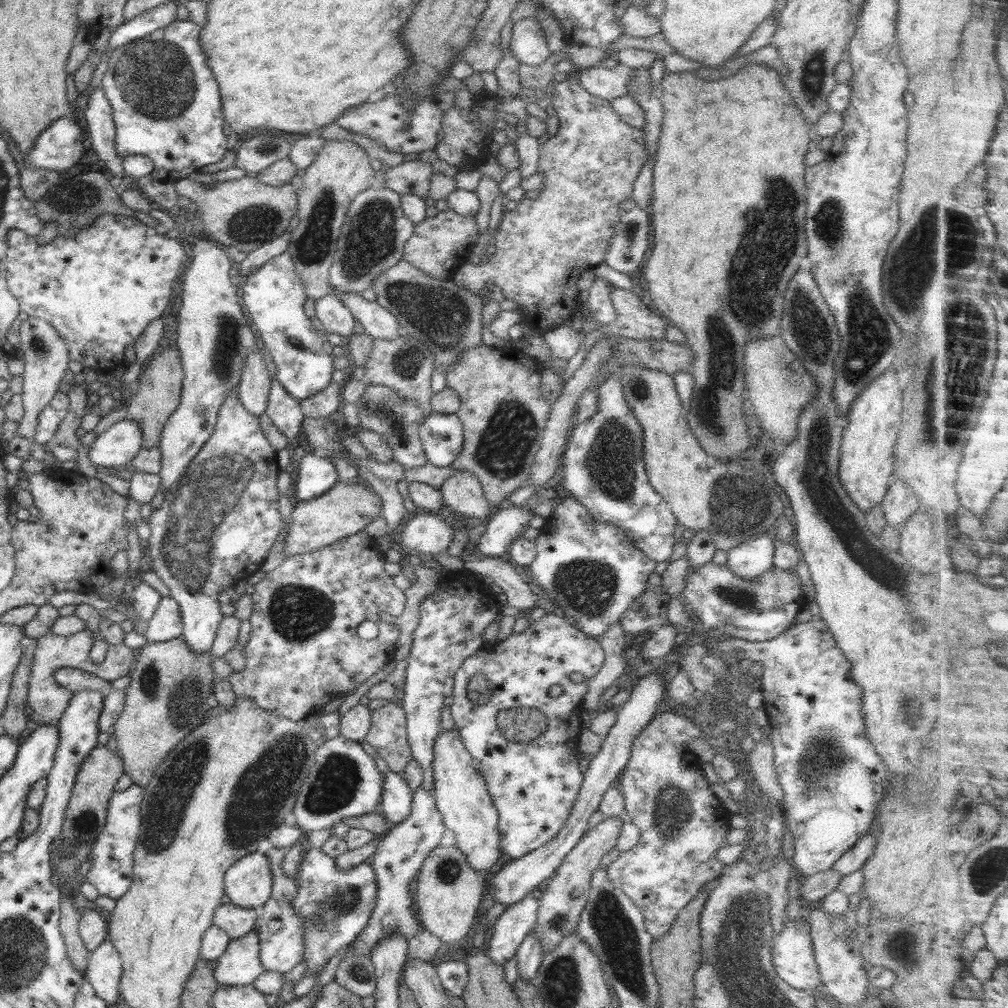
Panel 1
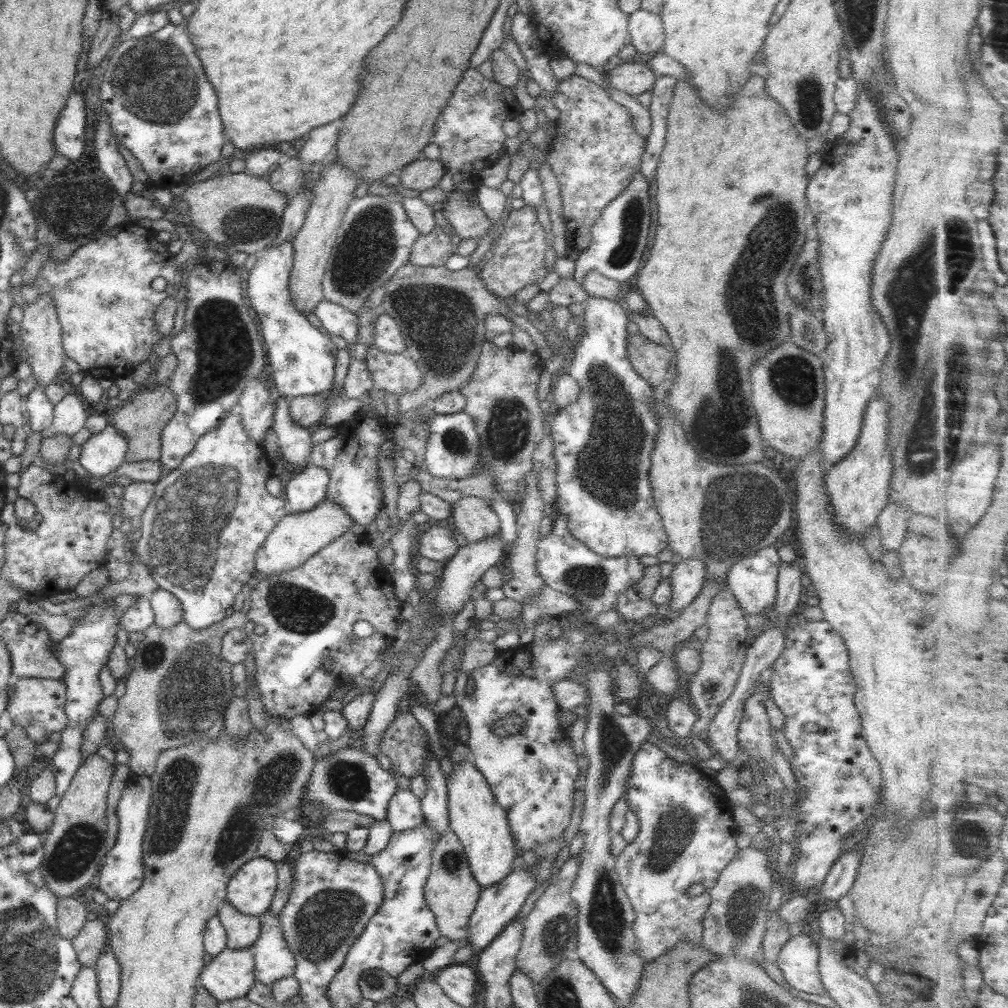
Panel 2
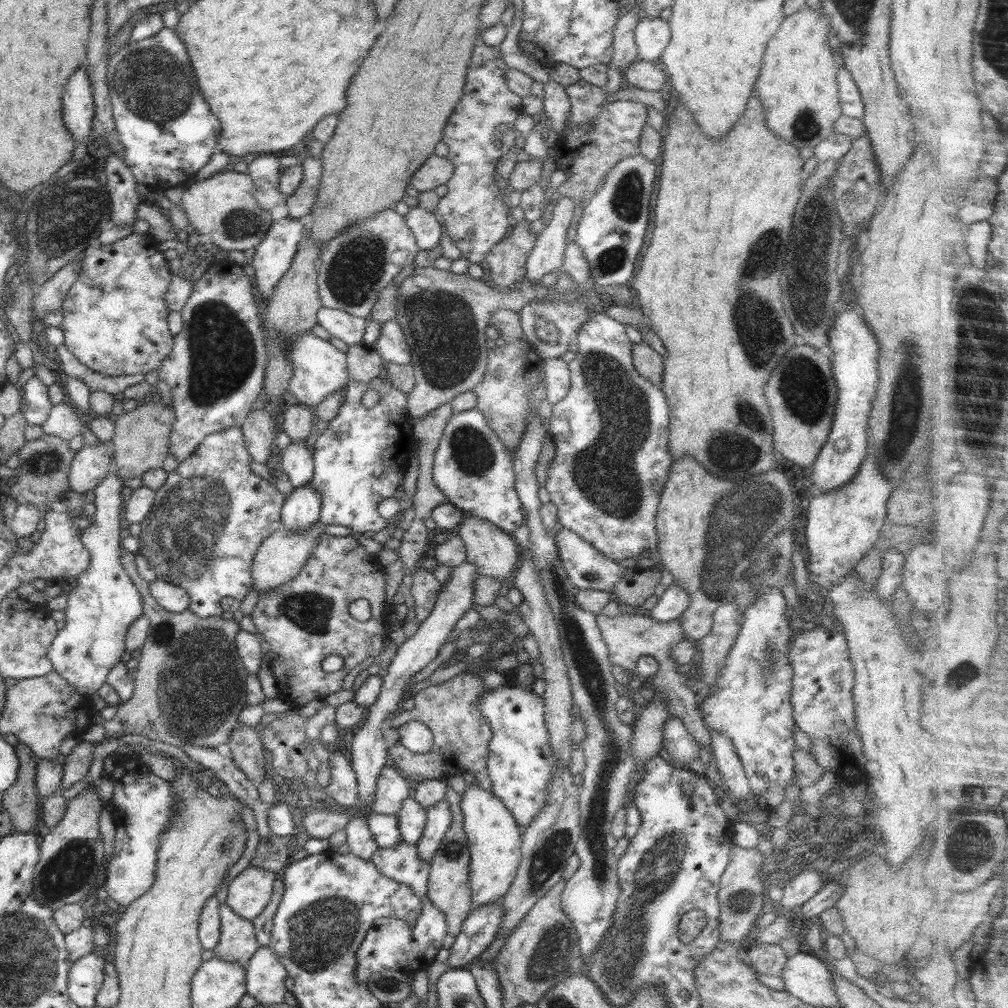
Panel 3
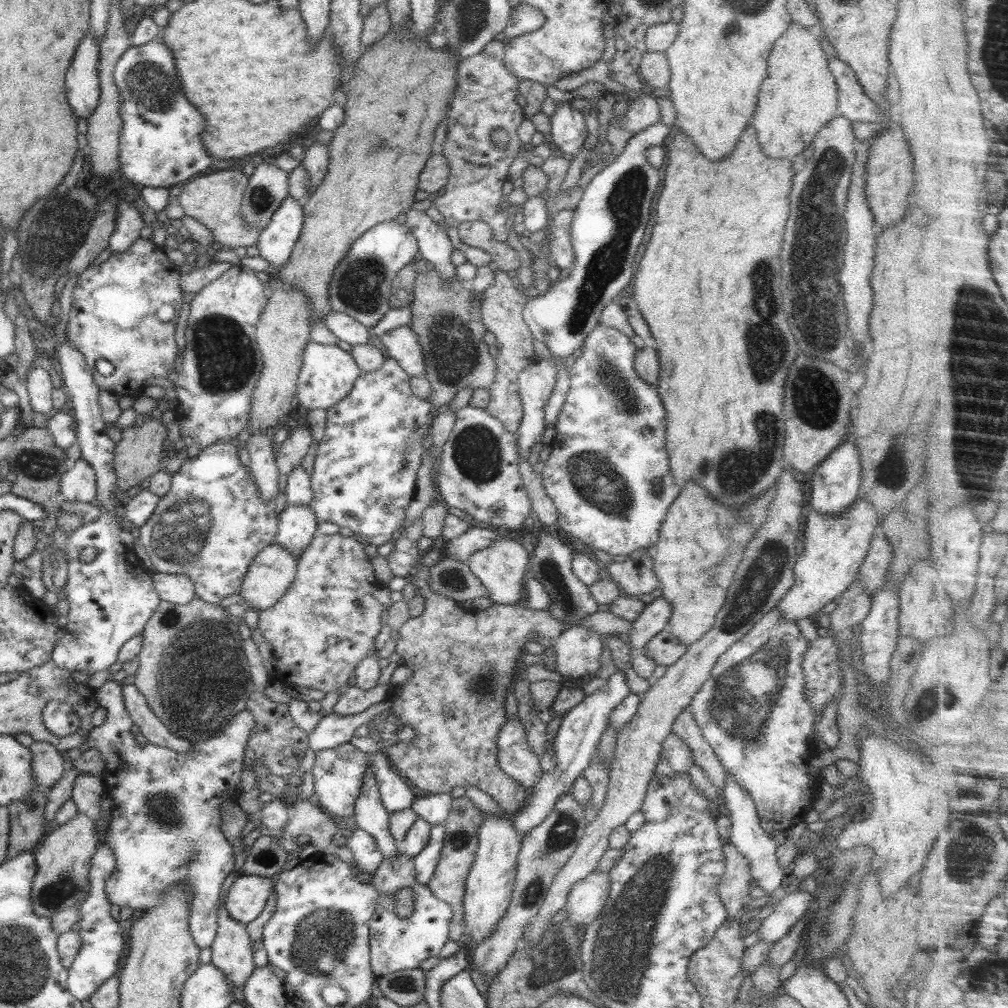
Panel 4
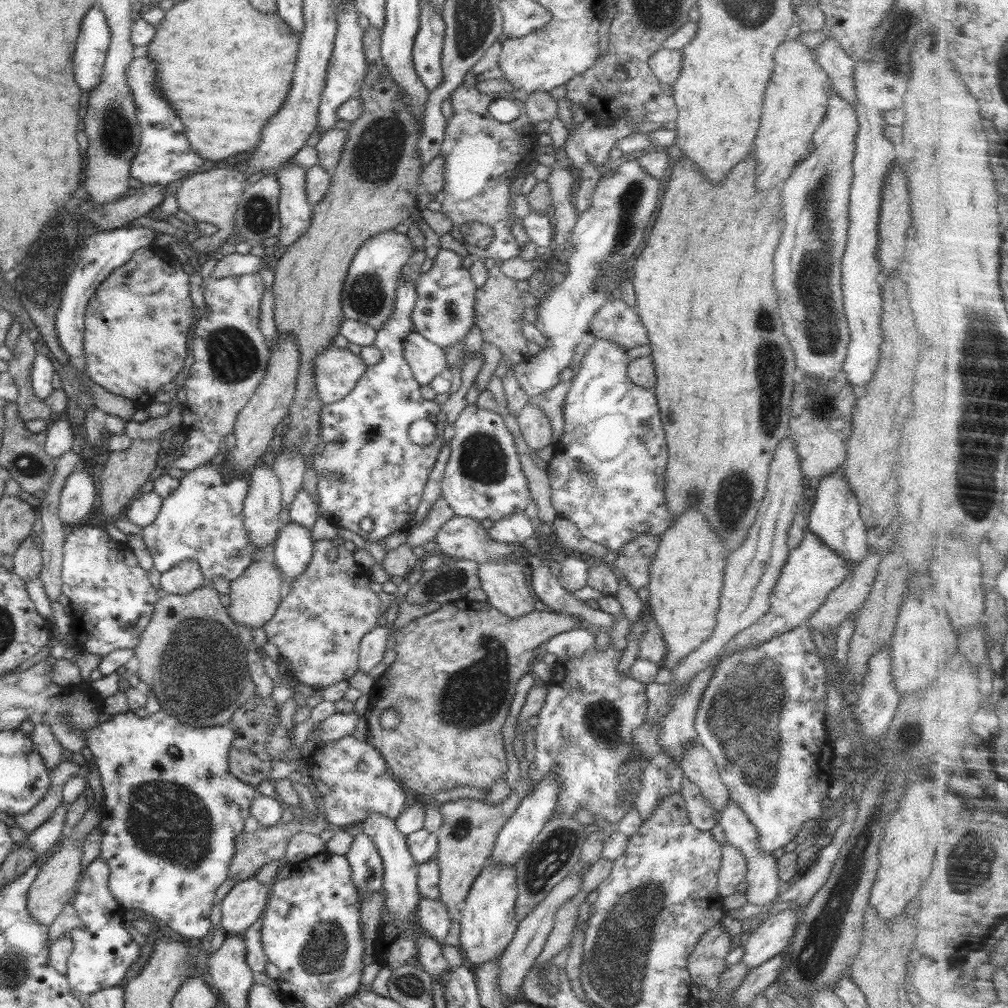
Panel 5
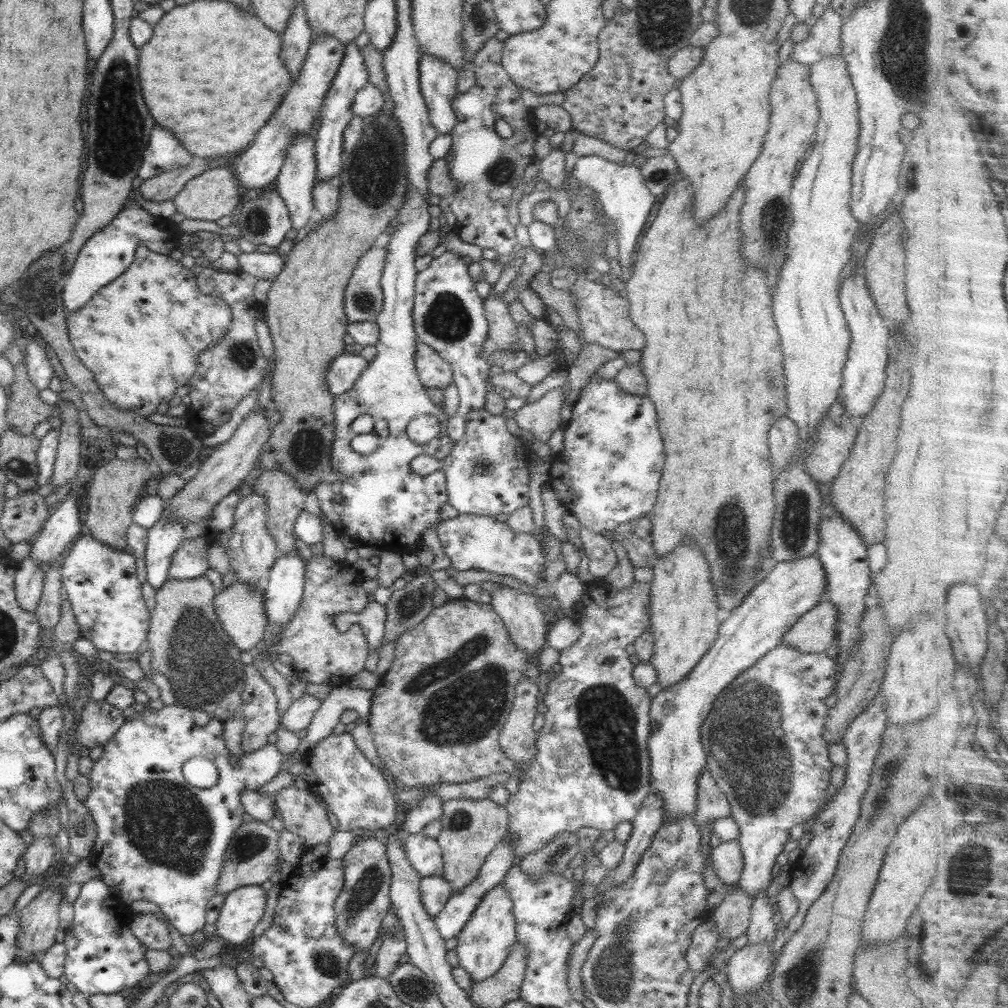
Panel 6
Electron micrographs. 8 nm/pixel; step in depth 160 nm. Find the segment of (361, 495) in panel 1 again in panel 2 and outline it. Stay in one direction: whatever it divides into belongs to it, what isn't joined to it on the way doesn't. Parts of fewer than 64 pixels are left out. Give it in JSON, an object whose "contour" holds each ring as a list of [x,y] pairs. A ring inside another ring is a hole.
{"contour":[[[324,500],[314,510],[286,514],[266,537],[255,556],[255,568],[265,577],[300,568],[313,554],[328,546],[341,534],[350,531],[354,522],[334,500]]]}

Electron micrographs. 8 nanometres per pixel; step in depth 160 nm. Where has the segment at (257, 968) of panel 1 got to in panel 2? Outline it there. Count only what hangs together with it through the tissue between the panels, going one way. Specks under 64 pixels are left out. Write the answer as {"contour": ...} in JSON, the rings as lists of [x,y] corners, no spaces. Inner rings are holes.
{"contour":[[[226,948],[200,972],[200,986],[214,998],[214,1002],[228,1002],[245,997],[254,980],[254,960],[249,949]]]}

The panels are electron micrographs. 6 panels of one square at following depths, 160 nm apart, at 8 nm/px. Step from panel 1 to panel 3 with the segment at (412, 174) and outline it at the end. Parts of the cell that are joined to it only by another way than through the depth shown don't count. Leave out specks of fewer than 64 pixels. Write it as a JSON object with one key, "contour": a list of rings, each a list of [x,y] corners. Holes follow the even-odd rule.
{"contour":[[[432,154],[411,176],[409,186],[418,191],[434,191],[434,188],[446,184],[454,176],[453,170],[449,159]]]}

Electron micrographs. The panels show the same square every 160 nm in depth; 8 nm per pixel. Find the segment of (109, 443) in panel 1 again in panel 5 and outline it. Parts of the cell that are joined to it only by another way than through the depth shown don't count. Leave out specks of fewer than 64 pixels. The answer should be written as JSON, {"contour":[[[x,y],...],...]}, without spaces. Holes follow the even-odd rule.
{"contour":[[[82,466],[66,478],[58,508],[58,518],[66,526],[66,530],[84,522],[86,516],[92,513],[97,488],[90,474]]]}

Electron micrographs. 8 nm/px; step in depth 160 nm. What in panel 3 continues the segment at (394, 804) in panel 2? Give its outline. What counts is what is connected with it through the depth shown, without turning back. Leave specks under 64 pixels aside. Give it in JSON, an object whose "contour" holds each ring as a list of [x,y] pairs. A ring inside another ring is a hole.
{"contour":[[[408,797],[402,803],[397,819],[402,842],[417,846],[426,826],[425,808],[415,798]]]}

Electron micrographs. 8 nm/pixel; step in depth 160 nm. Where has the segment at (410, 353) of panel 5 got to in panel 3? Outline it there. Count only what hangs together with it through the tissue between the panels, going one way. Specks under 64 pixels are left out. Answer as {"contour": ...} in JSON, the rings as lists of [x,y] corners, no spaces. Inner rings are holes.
{"contour":[[[395,319],[381,324],[380,335],[373,347],[384,360],[394,364],[407,365],[411,361],[410,349],[403,328]]]}

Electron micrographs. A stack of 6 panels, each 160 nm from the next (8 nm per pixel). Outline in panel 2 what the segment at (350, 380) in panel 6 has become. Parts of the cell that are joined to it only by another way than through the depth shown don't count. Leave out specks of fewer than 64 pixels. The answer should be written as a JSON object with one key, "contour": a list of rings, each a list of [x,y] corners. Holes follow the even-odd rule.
{"contour":[[[293,241],[269,246],[258,253],[255,267],[248,276],[246,294],[259,325],[265,354],[270,361],[270,380],[287,398],[327,394],[335,377],[335,354],[338,348],[321,328],[314,327],[291,299],[289,280],[293,269]]]}

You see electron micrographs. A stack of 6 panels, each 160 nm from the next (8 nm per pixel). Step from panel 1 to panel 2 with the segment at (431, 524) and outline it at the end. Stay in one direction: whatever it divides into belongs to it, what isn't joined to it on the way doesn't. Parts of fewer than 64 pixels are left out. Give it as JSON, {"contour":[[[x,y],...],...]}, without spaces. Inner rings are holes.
{"contour":[[[437,523],[423,527],[415,543],[415,553],[424,558],[446,563],[459,549],[452,532]]]}

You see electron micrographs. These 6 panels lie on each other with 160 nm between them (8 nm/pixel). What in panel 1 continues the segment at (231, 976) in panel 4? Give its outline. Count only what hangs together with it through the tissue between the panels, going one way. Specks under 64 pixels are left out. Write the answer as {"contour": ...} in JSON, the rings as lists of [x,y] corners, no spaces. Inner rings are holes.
{"contour":[[[226,903],[221,904],[214,912],[213,924],[226,932],[230,940],[242,938],[255,930],[258,917],[254,909]]]}

